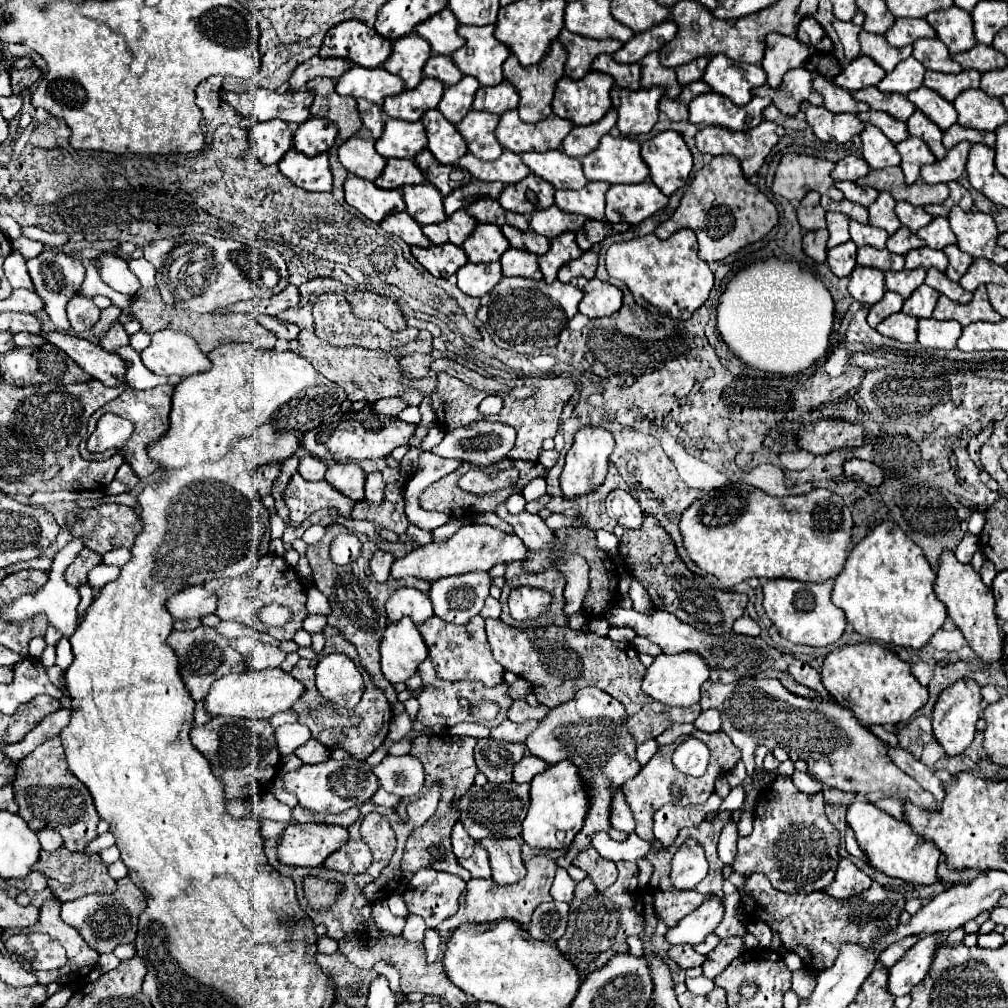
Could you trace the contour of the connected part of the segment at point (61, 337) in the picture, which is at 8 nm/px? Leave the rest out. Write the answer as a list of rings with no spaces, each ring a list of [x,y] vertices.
[[[51,332],[45,334],[47,342],[55,344],[63,352],[67,352],[89,376],[95,380],[107,384],[107,386],[119,386],[119,382],[127,384],[125,372],[127,372],[127,360],[123,360],[115,352],[107,352],[101,346],[91,344],[89,340],[71,336],[71,334],[61,334],[61,332]]]

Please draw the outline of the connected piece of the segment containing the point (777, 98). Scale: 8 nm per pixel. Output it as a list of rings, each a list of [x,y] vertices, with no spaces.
[[[805,68],[789,70],[779,88],[771,88],[767,84],[755,88],[753,96],[771,96],[773,104],[787,116],[795,116],[805,100],[813,106],[823,106],[823,98],[811,88],[811,72]]]

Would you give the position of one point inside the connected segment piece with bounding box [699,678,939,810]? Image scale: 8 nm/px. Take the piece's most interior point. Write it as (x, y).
(762, 711)

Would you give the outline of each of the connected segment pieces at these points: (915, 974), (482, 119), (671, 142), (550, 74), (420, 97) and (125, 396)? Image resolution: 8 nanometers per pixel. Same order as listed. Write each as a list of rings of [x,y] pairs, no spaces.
[[[927,934],[893,968],[889,968],[887,990],[893,998],[909,994],[909,990],[927,976],[931,958],[943,938],[943,934]]]
[[[471,110],[459,124],[457,130],[469,146],[469,152],[479,160],[497,160],[503,152],[501,144],[495,138],[499,116],[491,112]]]
[[[661,132],[649,138],[641,146],[641,156],[649,166],[651,180],[667,196],[685,186],[693,168],[693,156],[677,132]]]
[[[553,40],[549,46],[549,52],[545,54],[545,58],[533,66],[521,66],[519,60],[515,56],[509,56],[503,64],[503,76],[507,82],[511,82],[515,86],[515,90],[519,92],[521,100],[519,100],[519,116],[523,122],[541,122],[551,114],[551,100],[553,100],[553,90],[557,80],[563,76],[563,66],[567,60],[567,52],[561,46],[559,40]]]
[[[423,78],[417,88],[403,90],[401,94],[385,98],[383,112],[391,118],[417,122],[427,110],[437,108],[441,96],[443,96],[443,84],[435,78]]]
[[[169,384],[151,388],[151,390],[135,390],[135,388],[127,388],[119,398],[107,402],[105,406],[101,406],[101,408],[89,418],[88,432],[79,444],[81,456],[89,461],[101,461],[111,458],[113,454],[118,452],[117,449],[112,448],[106,450],[104,453],[90,453],[86,448],[86,438],[89,438],[91,432],[95,430],[97,420],[99,420],[103,414],[107,414],[107,412],[113,412],[113,414],[117,414],[117,416],[125,416],[127,420],[131,420],[131,422],[135,424],[133,436],[131,436],[131,440],[129,440],[129,442],[125,444],[125,448],[123,448],[123,454],[125,454],[127,462],[133,466],[135,474],[137,474],[139,478],[147,478],[147,476],[151,476],[153,472],[157,472],[157,470],[159,470],[159,464],[147,456],[147,446],[149,446],[151,442],[157,442],[157,440],[167,432],[167,426],[169,426],[169,410],[171,410],[171,394],[173,394],[173,386],[169,386]]]

